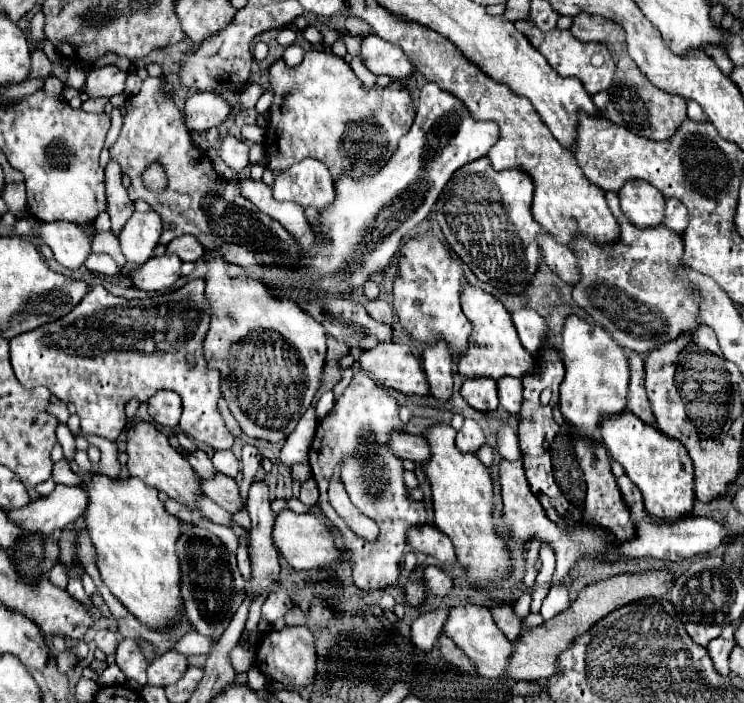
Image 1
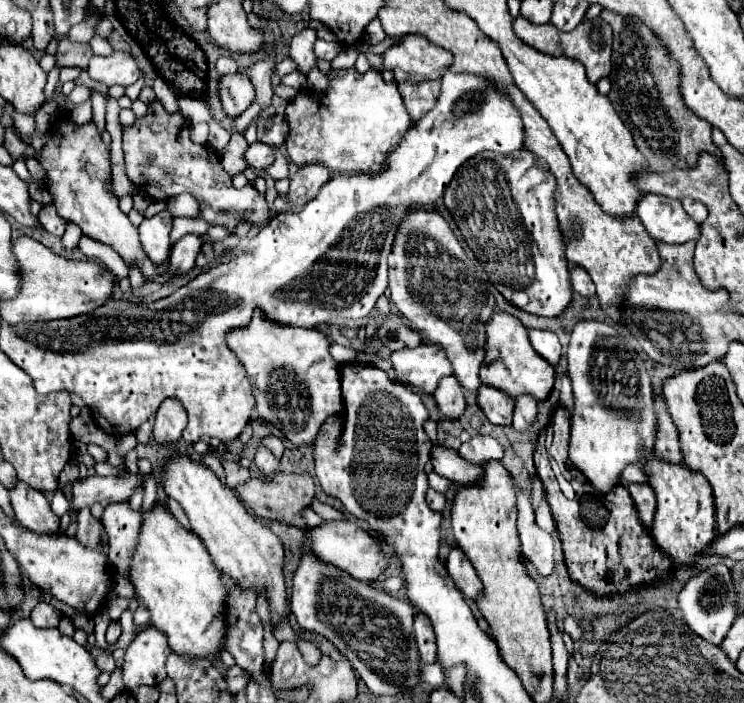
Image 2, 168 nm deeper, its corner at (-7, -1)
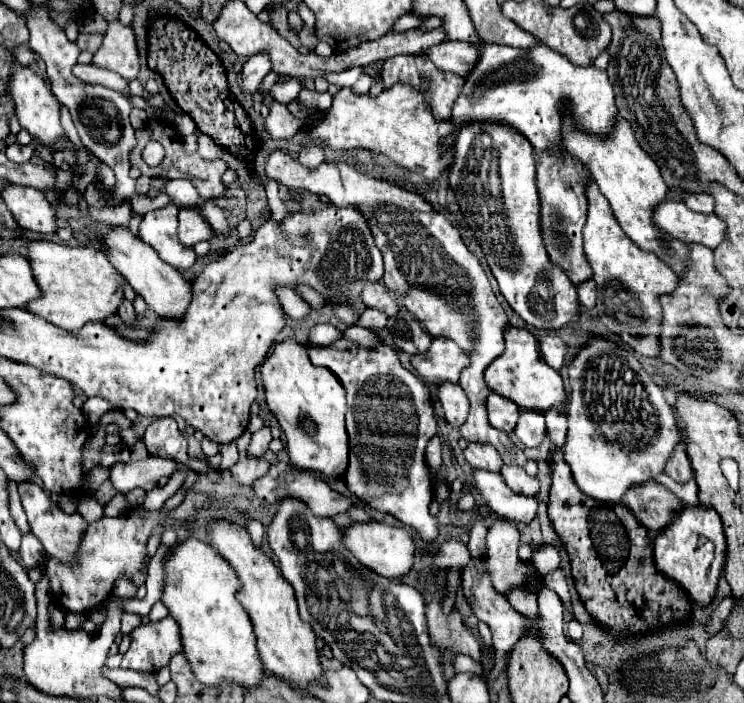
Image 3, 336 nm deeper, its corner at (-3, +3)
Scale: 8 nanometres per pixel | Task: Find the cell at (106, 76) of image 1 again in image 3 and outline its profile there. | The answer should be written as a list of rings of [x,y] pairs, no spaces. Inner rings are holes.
[[[119,20],[109,24],[109,32],[103,38],[101,48],[93,54],[93,62],[99,68],[109,68],[125,80],[135,80],[139,72],[139,54],[131,26],[123,26]]]

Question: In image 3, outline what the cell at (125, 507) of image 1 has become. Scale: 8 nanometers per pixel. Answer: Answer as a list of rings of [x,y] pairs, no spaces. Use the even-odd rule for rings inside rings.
[[[187,538],[173,546],[163,558],[163,594],[161,602],[175,618],[181,630],[183,654],[189,660],[193,676],[203,684],[219,684],[221,680],[239,686],[257,686],[263,682],[265,668],[257,654],[253,626],[247,612],[235,598],[239,580],[225,560],[207,542]]]

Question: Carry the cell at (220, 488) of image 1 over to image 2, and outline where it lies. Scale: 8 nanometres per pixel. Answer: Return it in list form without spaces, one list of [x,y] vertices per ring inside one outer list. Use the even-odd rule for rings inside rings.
[[[277,472],[275,476],[269,476],[269,478],[261,476],[261,478],[247,480],[245,484],[239,484],[237,496],[253,510],[255,516],[267,518],[267,520],[277,520],[277,522],[305,530],[307,524],[305,524],[305,518],[301,516],[301,512],[303,512],[303,508],[309,508],[315,498],[315,482],[309,474]]]

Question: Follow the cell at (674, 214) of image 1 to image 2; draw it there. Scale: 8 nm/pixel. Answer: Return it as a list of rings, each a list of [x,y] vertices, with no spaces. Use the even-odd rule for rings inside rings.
[[[685,198],[685,200],[681,200],[681,202],[683,202],[685,212],[687,212],[693,220],[697,220],[699,224],[707,218],[707,208],[705,208],[705,204],[701,204],[701,202],[693,200],[693,198]]]

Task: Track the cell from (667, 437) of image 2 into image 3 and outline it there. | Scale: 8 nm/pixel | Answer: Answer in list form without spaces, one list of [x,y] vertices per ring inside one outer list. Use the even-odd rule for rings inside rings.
[[[677,444],[677,452],[673,452],[673,456],[669,456],[667,466],[665,466],[665,474],[669,478],[673,478],[675,482],[681,482],[681,484],[693,478],[691,464],[689,464],[689,458],[687,458],[683,446]]]

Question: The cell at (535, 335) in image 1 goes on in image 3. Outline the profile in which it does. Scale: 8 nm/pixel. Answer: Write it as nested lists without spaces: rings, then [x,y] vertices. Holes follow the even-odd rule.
[[[545,334],[545,336],[539,338],[539,348],[541,348],[541,352],[543,352],[545,362],[547,362],[551,368],[559,370],[561,364],[563,364],[563,360],[565,360],[565,342],[563,342],[561,338],[557,338],[557,336]]]

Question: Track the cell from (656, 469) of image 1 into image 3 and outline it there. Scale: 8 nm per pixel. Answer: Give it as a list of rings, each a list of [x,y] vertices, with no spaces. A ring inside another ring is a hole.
[[[683,506],[671,518],[671,522],[653,538],[653,560],[655,566],[671,580],[681,584],[689,596],[707,606],[717,590],[719,574],[725,562],[725,536],[723,524],[713,508]]]

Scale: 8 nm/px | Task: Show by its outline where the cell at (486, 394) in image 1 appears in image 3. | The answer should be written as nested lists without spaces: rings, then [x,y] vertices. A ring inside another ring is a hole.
[[[495,392],[487,396],[487,412],[489,412],[489,422],[505,432],[511,432],[517,424],[519,418],[519,408],[513,404],[509,398],[503,398]]]

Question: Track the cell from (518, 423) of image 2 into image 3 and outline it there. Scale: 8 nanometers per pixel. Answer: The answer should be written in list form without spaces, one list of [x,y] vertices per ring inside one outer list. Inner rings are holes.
[[[521,410],[519,422],[515,426],[517,438],[527,448],[537,448],[545,436],[545,416],[543,412],[525,412]]]

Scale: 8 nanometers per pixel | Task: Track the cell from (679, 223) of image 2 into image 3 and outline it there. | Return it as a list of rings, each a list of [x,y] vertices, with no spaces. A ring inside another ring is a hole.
[[[663,200],[651,216],[653,224],[681,242],[697,242],[715,248],[725,238],[725,224],[715,214],[697,214],[683,202]]]

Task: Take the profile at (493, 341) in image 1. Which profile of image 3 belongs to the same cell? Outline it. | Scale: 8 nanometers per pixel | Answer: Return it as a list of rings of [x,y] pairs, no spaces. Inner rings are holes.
[[[515,326],[505,328],[505,350],[485,370],[485,382],[493,392],[513,400],[523,410],[539,410],[539,412],[547,412],[551,408],[565,410],[563,380],[557,370],[549,368],[543,362],[539,352],[539,342],[529,330]]]

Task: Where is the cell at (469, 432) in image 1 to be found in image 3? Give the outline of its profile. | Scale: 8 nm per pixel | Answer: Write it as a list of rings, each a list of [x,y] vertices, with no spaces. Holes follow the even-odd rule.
[[[469,442],[467,448],[463,450],[463,454],[465,454],[465,460],[473,468],[499,472],[499,468],[503,466],[503,460],[501,460],[499,452],[495,448],[489,448],[489,444],[473,444],[473,442]]]

